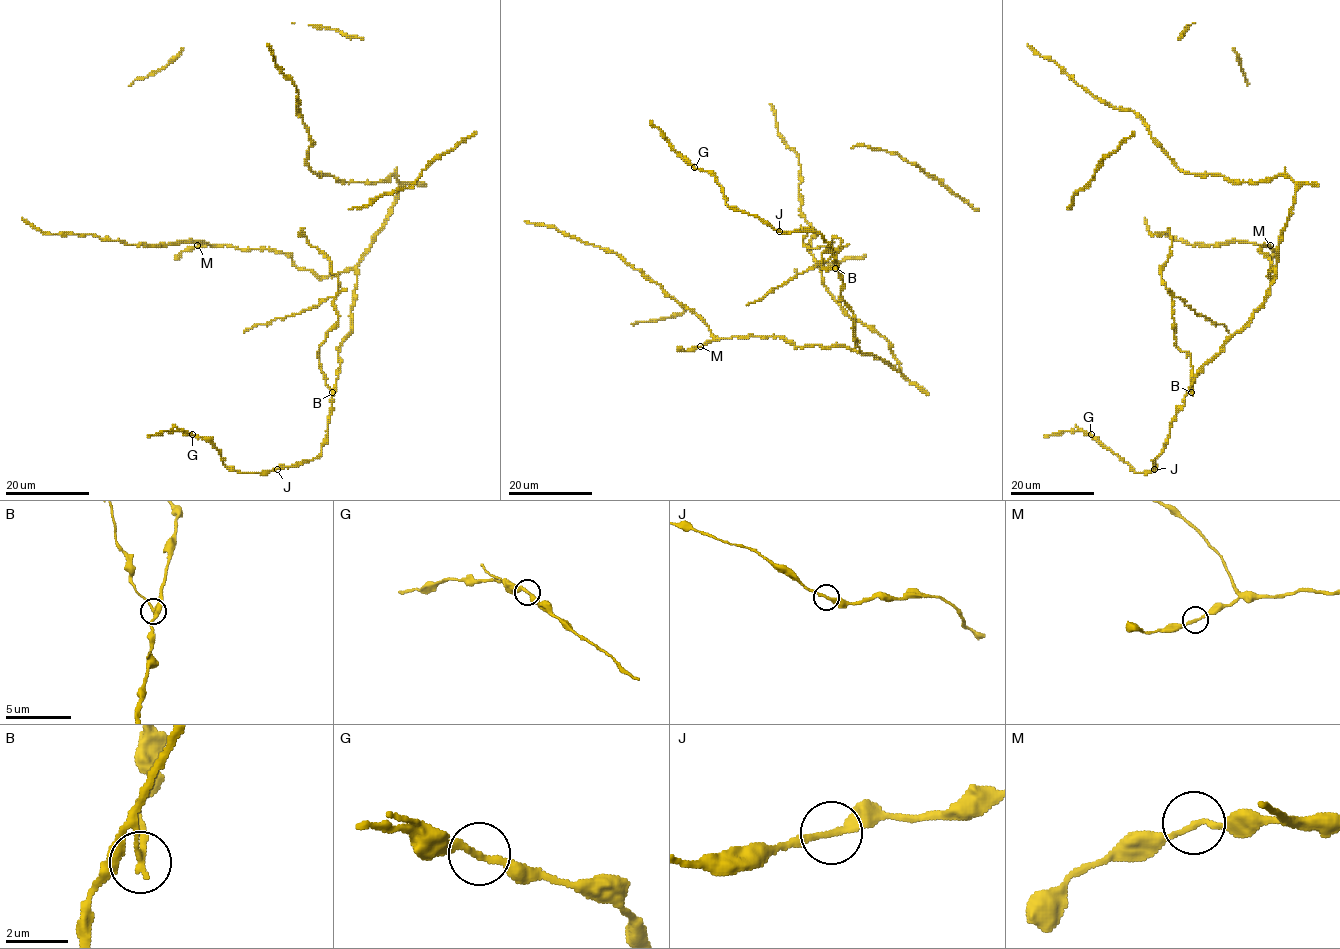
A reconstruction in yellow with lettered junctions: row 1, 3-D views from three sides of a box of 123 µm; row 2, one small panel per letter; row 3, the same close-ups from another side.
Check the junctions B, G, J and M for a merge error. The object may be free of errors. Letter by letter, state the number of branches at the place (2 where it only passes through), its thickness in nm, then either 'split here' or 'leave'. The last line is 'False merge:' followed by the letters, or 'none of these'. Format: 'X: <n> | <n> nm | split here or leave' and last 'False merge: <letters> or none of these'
B: 2 | 180 nm | split here
G: 2 | 190 nm | leave
J: 2 | 200 nm | leave
M: 2 | 170 nm | leave
False merge: B

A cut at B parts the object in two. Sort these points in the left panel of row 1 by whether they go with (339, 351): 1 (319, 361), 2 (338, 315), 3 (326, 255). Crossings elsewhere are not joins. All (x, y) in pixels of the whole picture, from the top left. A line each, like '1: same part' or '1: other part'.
1: other part
2: other part
3: other part

